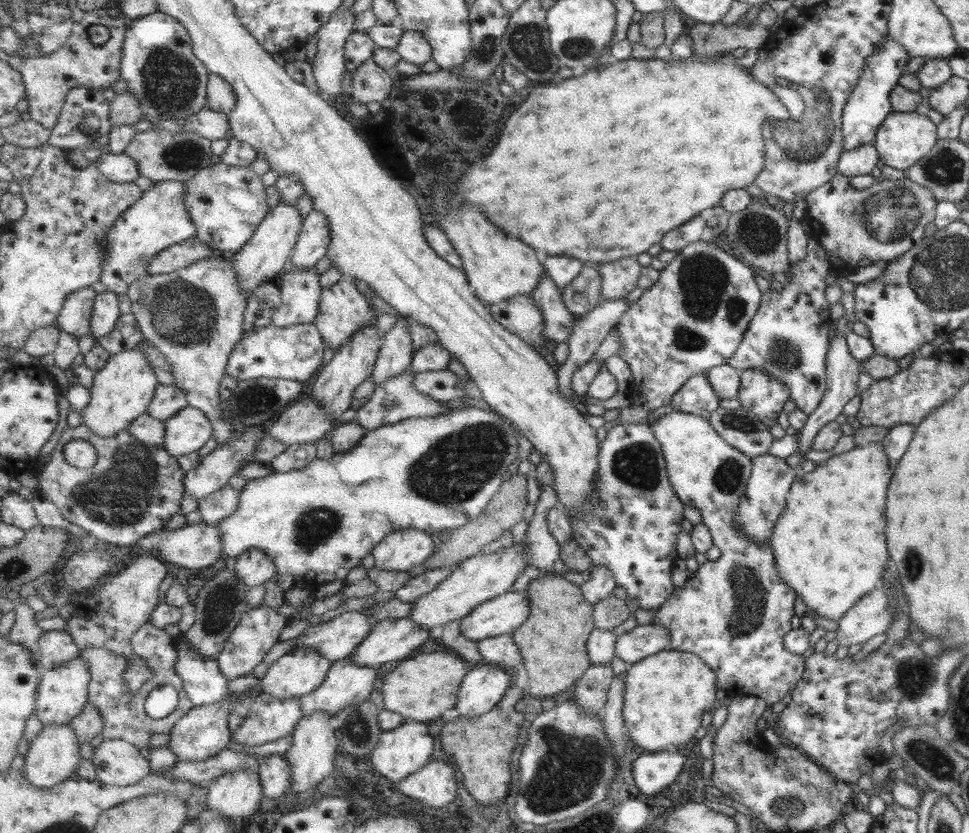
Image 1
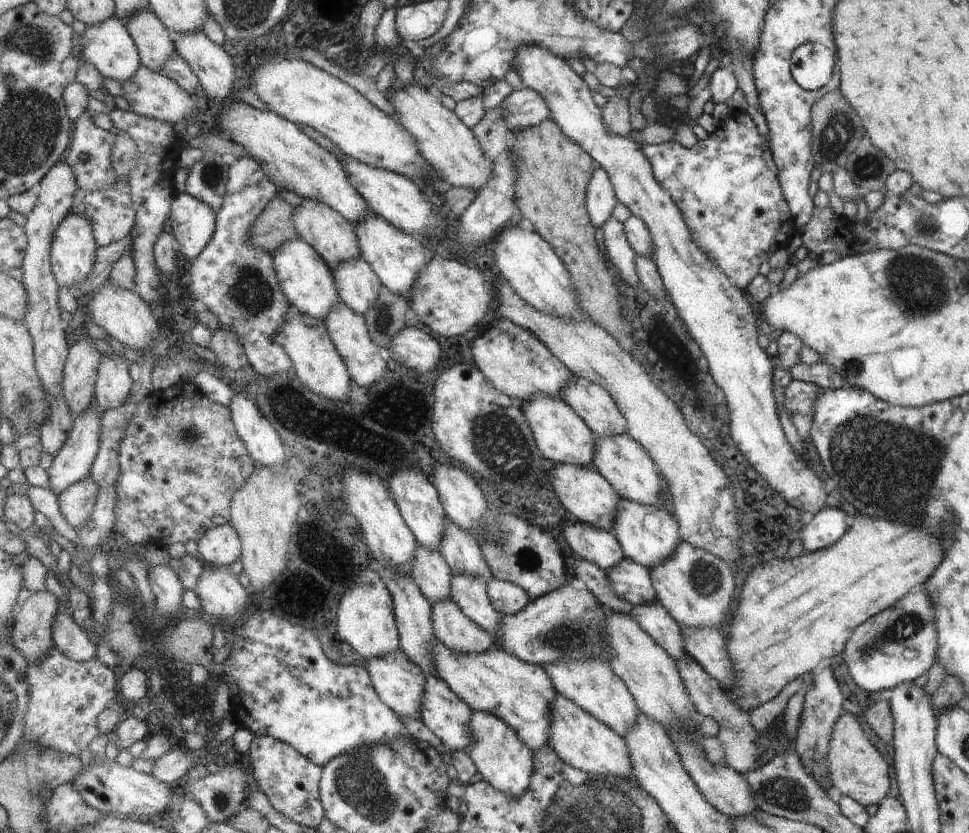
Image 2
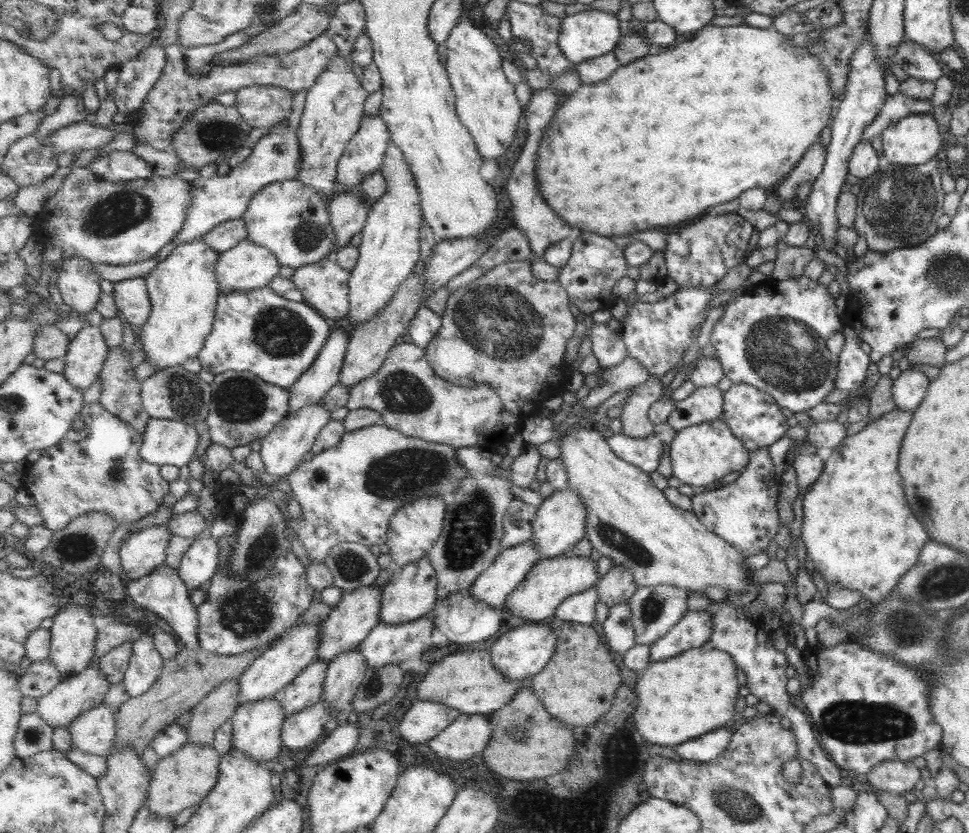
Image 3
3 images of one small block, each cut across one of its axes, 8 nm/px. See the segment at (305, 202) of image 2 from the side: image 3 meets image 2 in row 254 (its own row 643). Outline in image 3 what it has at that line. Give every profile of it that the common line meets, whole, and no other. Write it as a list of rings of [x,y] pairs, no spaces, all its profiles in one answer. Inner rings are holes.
[[[369,585],[352,591],[344,591],[342,601],[325,620],[317,661],[321,659],[329,664],[333,657],[359,647],[368,638],[369,633],[382,622],[382,616],[380,615],[382,589],[383,587]]]

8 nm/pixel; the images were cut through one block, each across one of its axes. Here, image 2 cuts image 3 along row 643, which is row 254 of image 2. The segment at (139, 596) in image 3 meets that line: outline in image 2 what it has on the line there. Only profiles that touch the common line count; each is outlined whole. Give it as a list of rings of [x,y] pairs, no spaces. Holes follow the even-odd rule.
[[[186,192],[176,195],[169,218],[178,247],[189,262],[199,257],[213,240],[217,215],[209,204]]]

